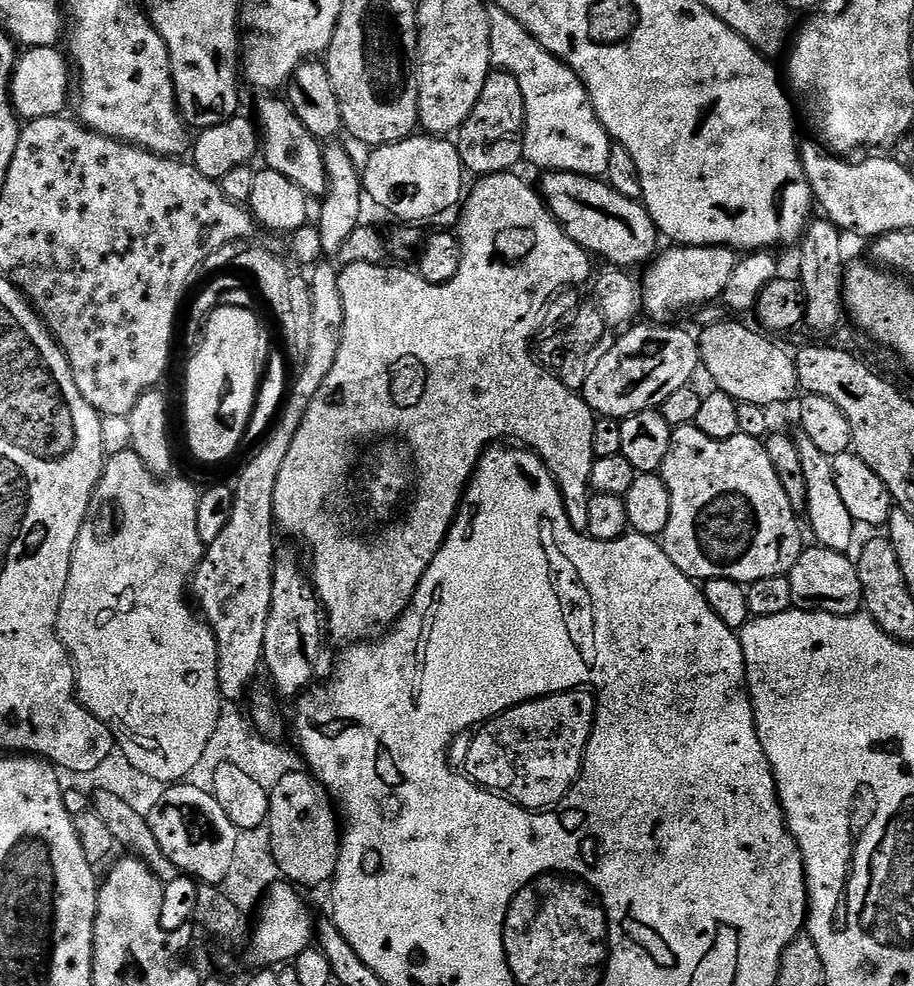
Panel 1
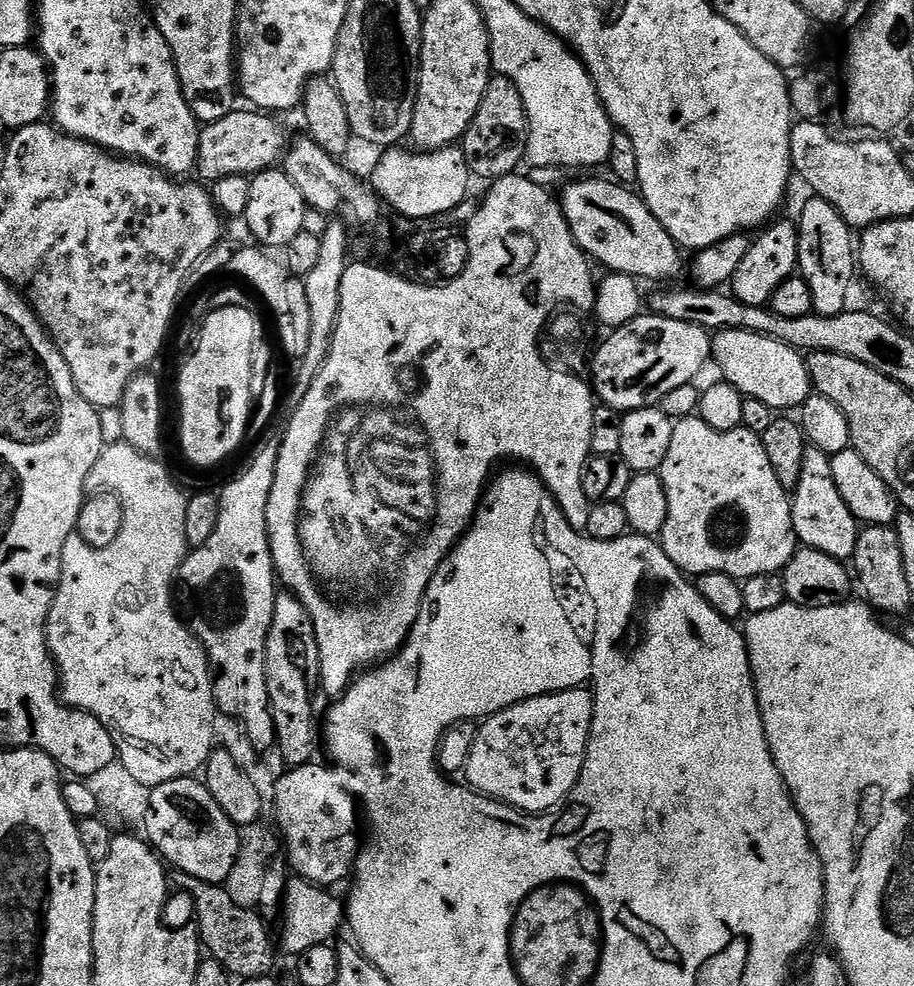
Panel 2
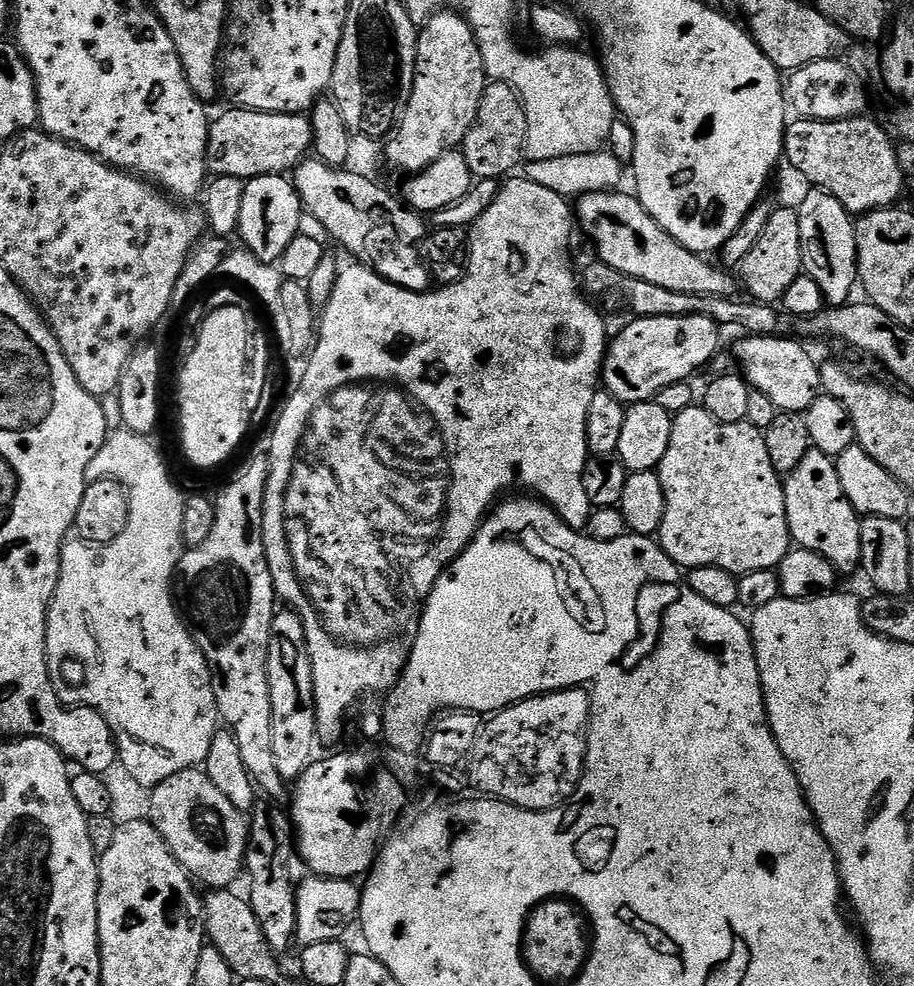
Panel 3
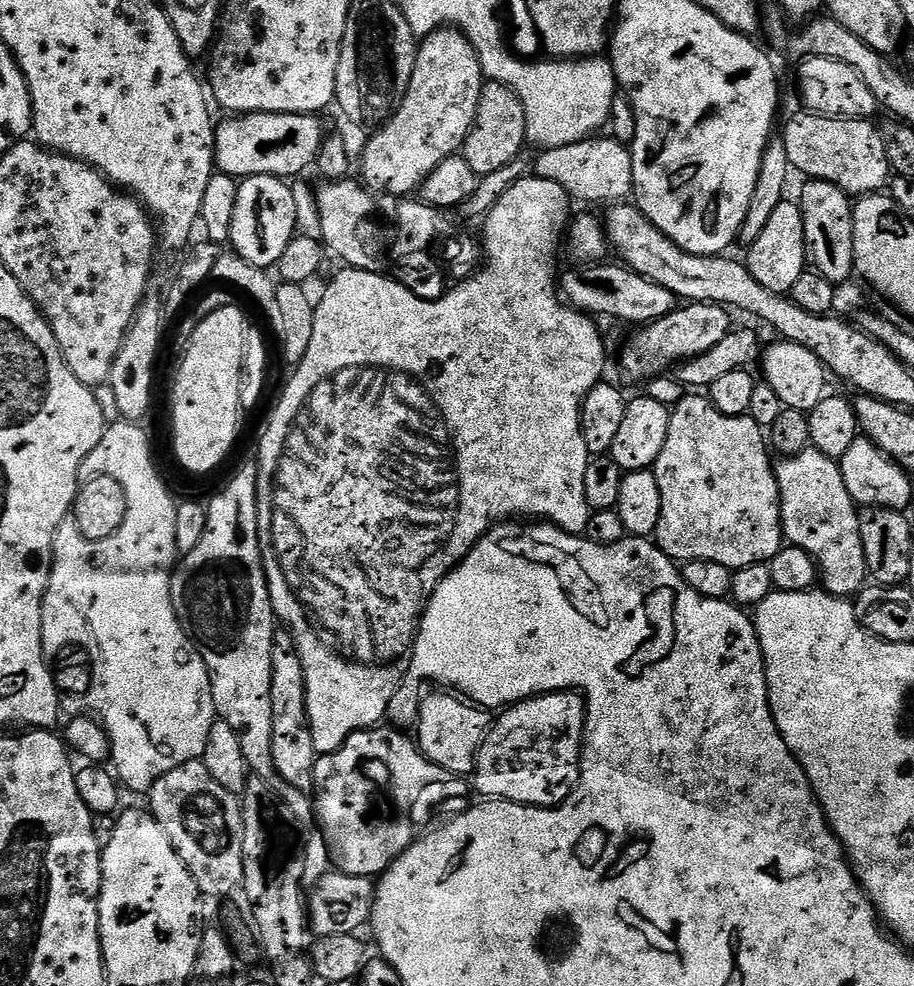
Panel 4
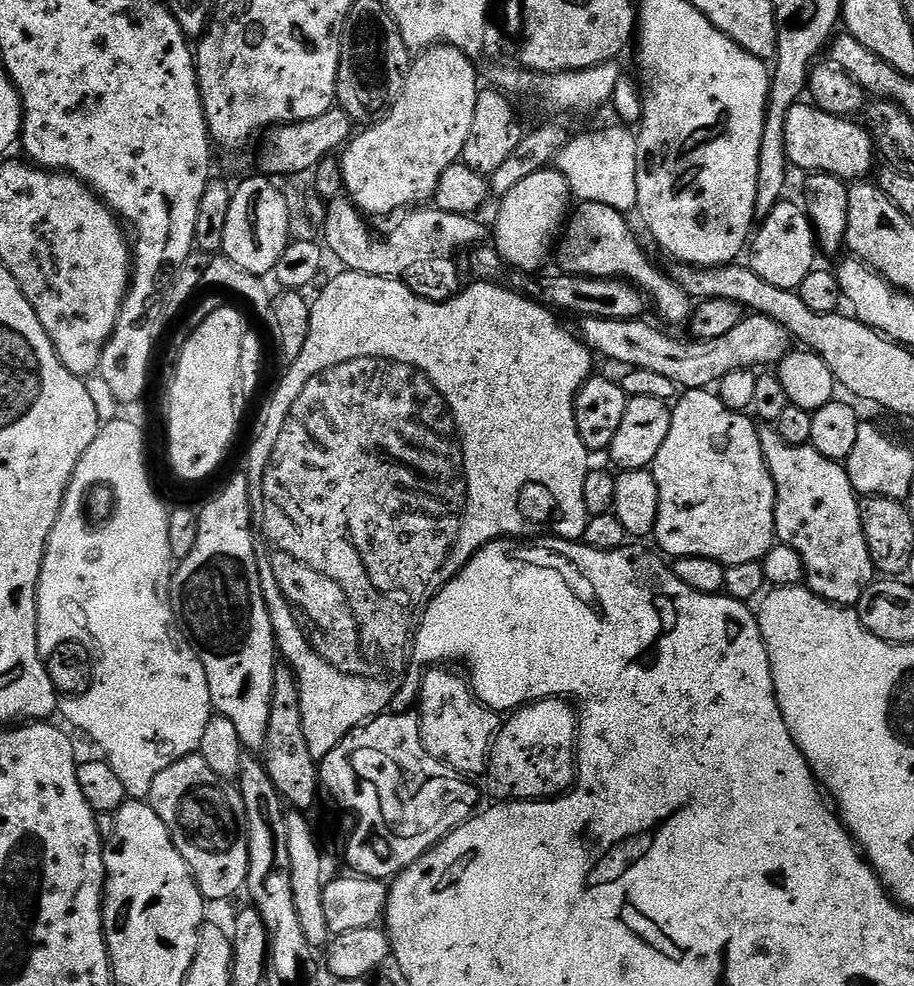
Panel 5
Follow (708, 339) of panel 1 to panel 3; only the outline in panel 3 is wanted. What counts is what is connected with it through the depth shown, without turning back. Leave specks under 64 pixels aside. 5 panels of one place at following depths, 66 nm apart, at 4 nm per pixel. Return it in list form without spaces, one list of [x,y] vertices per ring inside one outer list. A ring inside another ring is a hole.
[[[751,334],[743,338],[745,340],[736,344],[736,360],[741,368],[739,371],[748,387],[766,394],[766,398],[770,398],[779,411],[802,414],[821,395],[820,364],[812,361],[811,354],[800,345],[803,343],[799,339]]]

